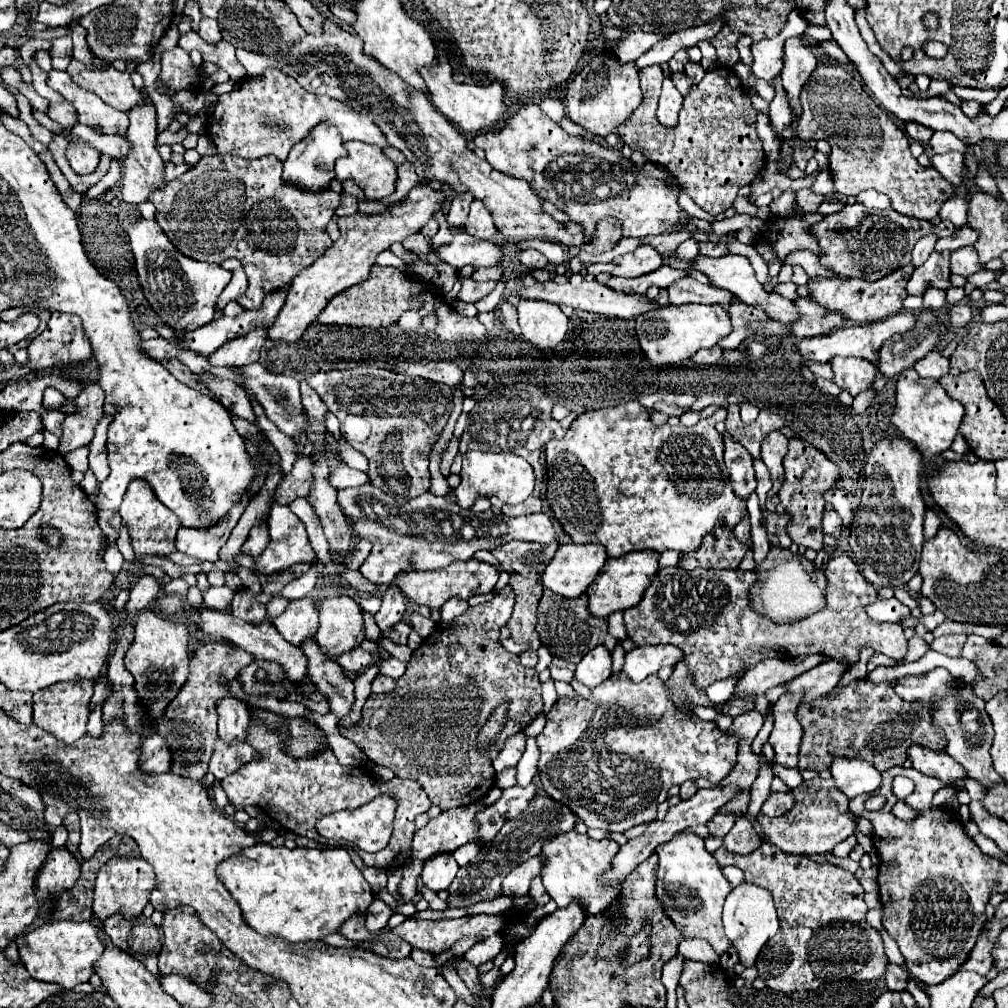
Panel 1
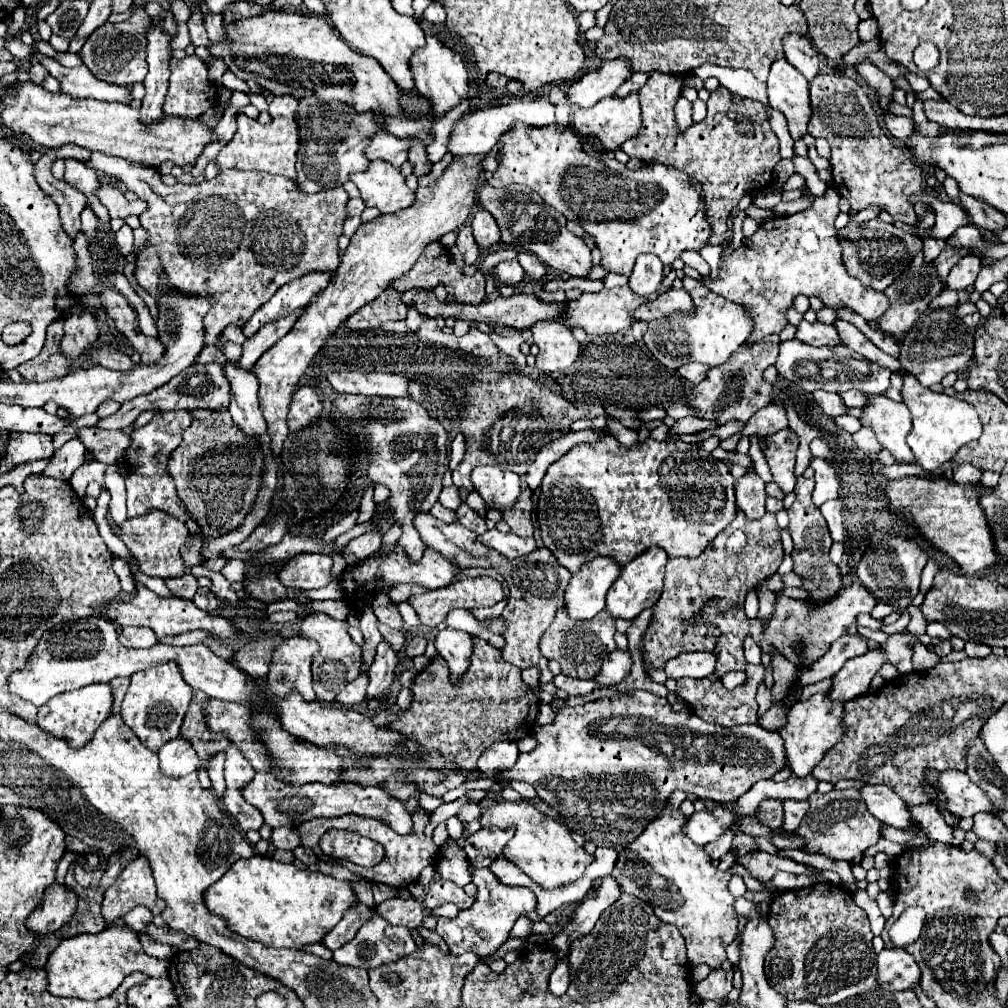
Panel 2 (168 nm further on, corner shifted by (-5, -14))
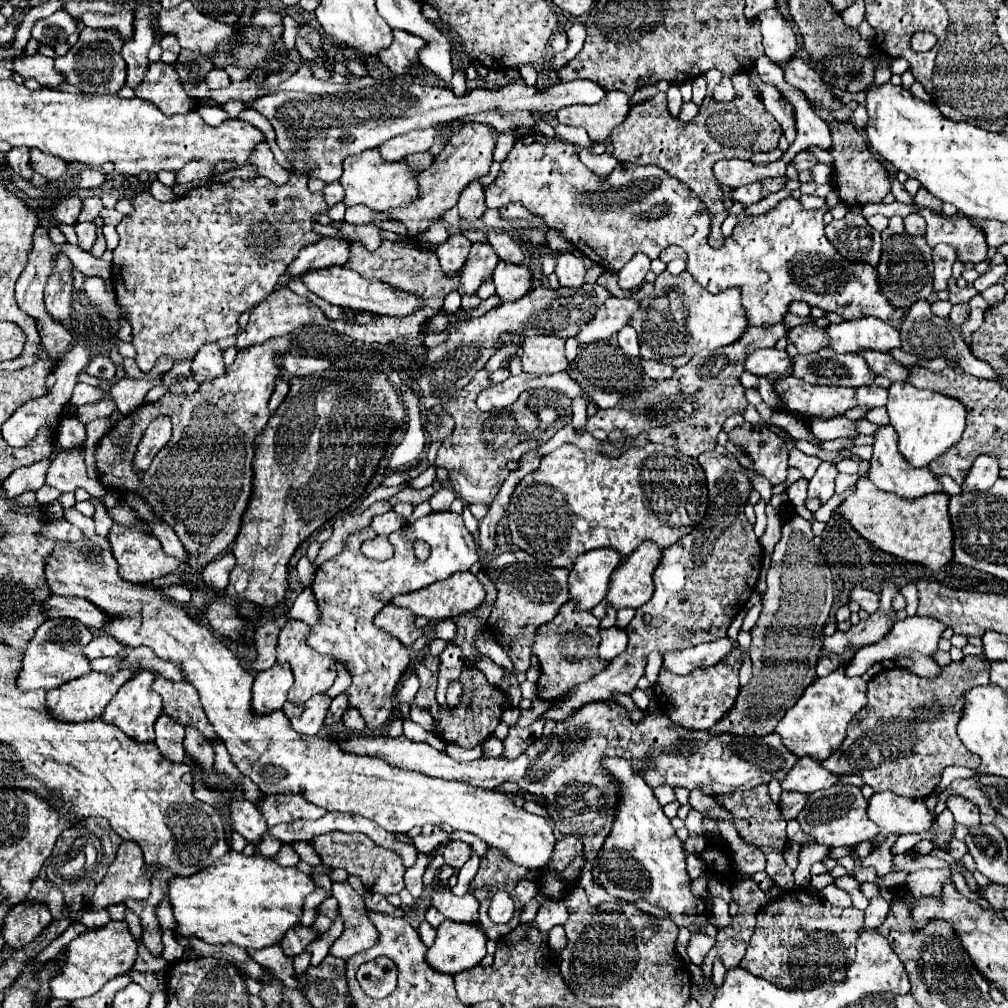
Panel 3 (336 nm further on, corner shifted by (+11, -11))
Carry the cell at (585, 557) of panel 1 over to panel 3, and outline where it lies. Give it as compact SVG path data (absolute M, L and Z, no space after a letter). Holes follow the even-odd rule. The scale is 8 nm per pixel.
M600 548L600 550L592 550L592 552L586 552L582 554L572 572L570 572L570 596L572 600L578 602L578 608L580 610L592 610L594 606L598 606L604 598L606 598L606 592L608 592L608 584L610 584L610 576L612 572L624 562L624 558L612 550L612 548Z

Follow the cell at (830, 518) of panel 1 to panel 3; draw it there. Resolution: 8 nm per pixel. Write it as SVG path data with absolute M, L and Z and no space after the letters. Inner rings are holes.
M822 462L820 468L816 470L816 474L812 476L810 484L808 484L808 496L816 496L822 502L826 502L828 498L834 496L834 480L836 480L836 466Z

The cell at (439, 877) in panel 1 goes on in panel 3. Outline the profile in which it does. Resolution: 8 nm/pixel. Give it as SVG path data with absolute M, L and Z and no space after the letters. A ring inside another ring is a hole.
M436 886L432 890L432 906L452 922L462 924L478 922L478 900L470 892L464 896L456 896L452 894L452 890Z

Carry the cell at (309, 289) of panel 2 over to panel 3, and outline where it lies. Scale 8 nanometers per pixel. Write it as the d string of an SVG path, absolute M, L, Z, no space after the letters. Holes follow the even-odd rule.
M338 234L322 236L316 244L308 244L308 248L300 250L298 258L288 268L288 276L298 278L308 270L346 264L350 260L350 246L352 246L352 240L346 240Z

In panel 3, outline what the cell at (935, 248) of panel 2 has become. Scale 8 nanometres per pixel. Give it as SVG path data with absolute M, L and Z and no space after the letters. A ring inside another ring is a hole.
M910 214L904 218L904 226L908 232L912 232L912 236L924 236L924 218L920 214Z

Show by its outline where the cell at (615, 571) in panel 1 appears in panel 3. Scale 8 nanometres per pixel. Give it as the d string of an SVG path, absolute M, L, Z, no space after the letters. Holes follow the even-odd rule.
M646 540L634 550L620 568L616 568L606 600L614 608L640 608L652 598L654 582L652 572L662 556L660 546Z

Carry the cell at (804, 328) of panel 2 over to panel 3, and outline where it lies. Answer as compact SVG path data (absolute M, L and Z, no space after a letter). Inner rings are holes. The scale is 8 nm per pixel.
M872 316L830 324L826 332L830 336L830 348L838 354L856 354L862 350L878 350L890 354L892 350L900 348L898 328Z

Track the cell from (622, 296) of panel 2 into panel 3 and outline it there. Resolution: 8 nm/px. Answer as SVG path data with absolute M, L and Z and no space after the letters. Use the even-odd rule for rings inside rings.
M584 284L580 288L534 288L530 294L516 302L500 304L486 312L480 318L470 318L462 324L448 326L448 338L434 348L426 348L424 352L424 368L418 376L422 402L426 408L434 408L446 404L454 392L464 388L474 372L478 372L496 352L500 342L500 334L518 334L518 336L536 336L536 334L554 334L560 338L570 338L578 332L586 320L590 320L602 302L610 298L608 290L598 284Z

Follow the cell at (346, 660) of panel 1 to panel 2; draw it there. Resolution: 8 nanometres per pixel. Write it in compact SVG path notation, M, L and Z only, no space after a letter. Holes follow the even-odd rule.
M360 673L354 681L346 683L346 687L338 693L336 701L346 705L346 707L358 705L366 697L366 687L368 687L368 673Z

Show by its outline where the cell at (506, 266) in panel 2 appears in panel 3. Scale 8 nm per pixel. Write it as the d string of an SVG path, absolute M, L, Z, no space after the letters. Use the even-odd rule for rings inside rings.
M498 262L492 278L500 302L516 302L520 300L520 296L532 290L532 272L524 264L516 266L508 262Z

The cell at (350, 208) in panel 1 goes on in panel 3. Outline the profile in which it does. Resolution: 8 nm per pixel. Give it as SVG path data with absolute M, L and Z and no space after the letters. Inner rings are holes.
M334 182L334 184L326 184L324 190L322 190L322 194L324 194L328 206L332 206L332 204L336 204L336 202L340 202L340 200L344 198L344 190L342 190L342 186L340 186L338 182Z

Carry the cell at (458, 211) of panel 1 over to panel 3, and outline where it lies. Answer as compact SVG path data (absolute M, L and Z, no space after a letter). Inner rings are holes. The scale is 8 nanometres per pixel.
M456 232L450 236L450 240L446 244L442 244L436 250L436 256L438 256L440 268L444 272L456 272L464 266L468 252L470 252L470 242L466 240L466 236L460 236L460 232Z

